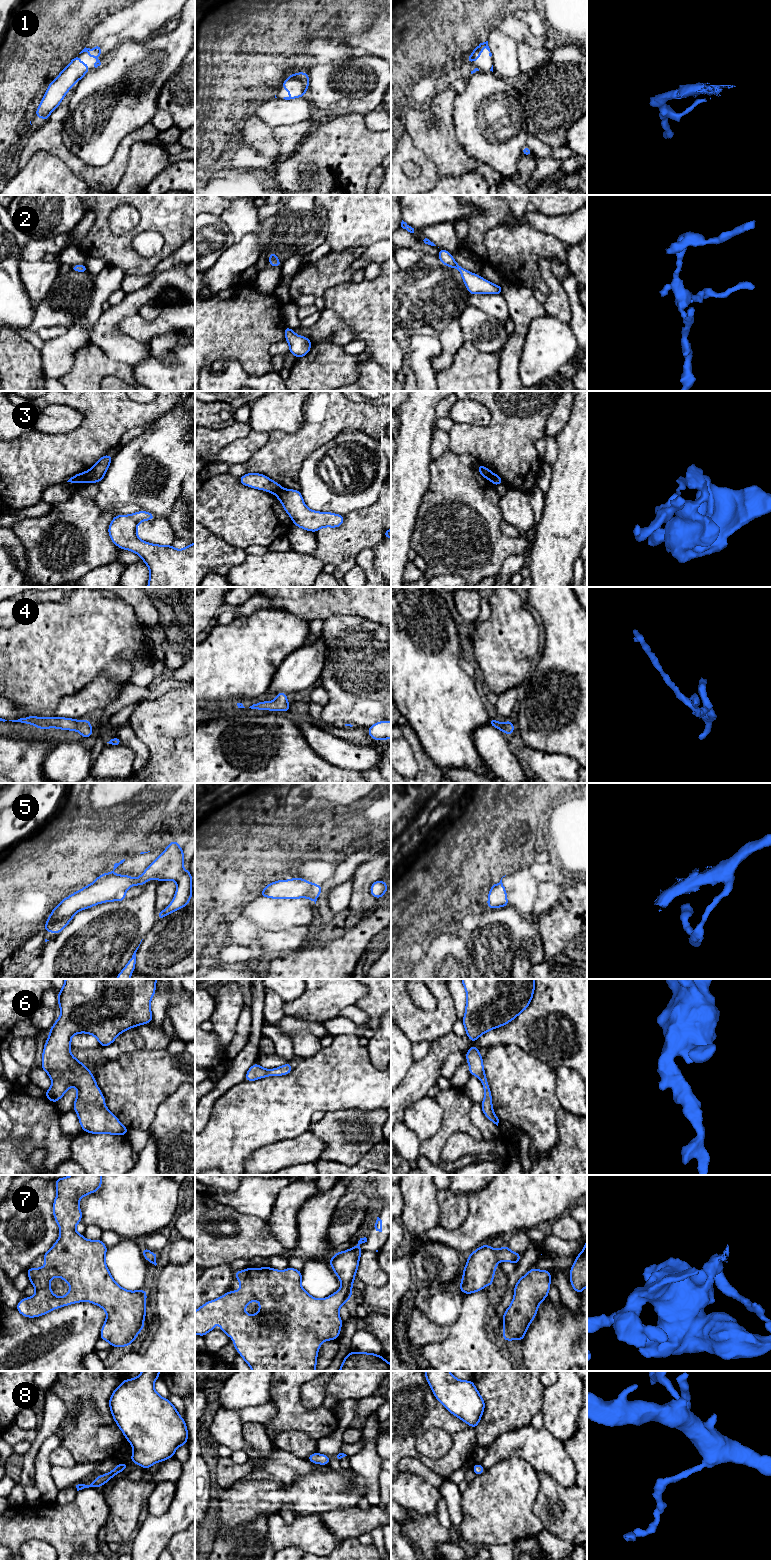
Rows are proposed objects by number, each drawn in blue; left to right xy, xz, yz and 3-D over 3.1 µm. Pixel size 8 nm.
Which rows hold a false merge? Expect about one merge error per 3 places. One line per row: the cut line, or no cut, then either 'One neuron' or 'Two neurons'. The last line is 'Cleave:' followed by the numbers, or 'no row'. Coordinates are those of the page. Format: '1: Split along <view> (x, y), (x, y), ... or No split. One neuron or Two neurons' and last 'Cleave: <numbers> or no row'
1: No split. One neuron
2: No split. One neuron
3: Split along xy (85, 472), (81, 481). Two neurons
4: No split. One neuron
5: No split. One neuron
6: No split. One neuron
7: No split. One neuron
8: No split. One neuron
Cleave: 3

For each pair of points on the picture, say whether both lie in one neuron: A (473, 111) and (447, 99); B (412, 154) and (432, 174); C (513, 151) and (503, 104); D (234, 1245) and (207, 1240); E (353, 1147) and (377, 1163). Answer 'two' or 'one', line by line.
A: two
B: one
C: one
D: one
E: two

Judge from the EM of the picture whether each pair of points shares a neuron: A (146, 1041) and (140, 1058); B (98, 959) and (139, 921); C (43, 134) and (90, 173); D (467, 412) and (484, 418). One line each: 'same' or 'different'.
A: different
B: same
C: same
D: same

